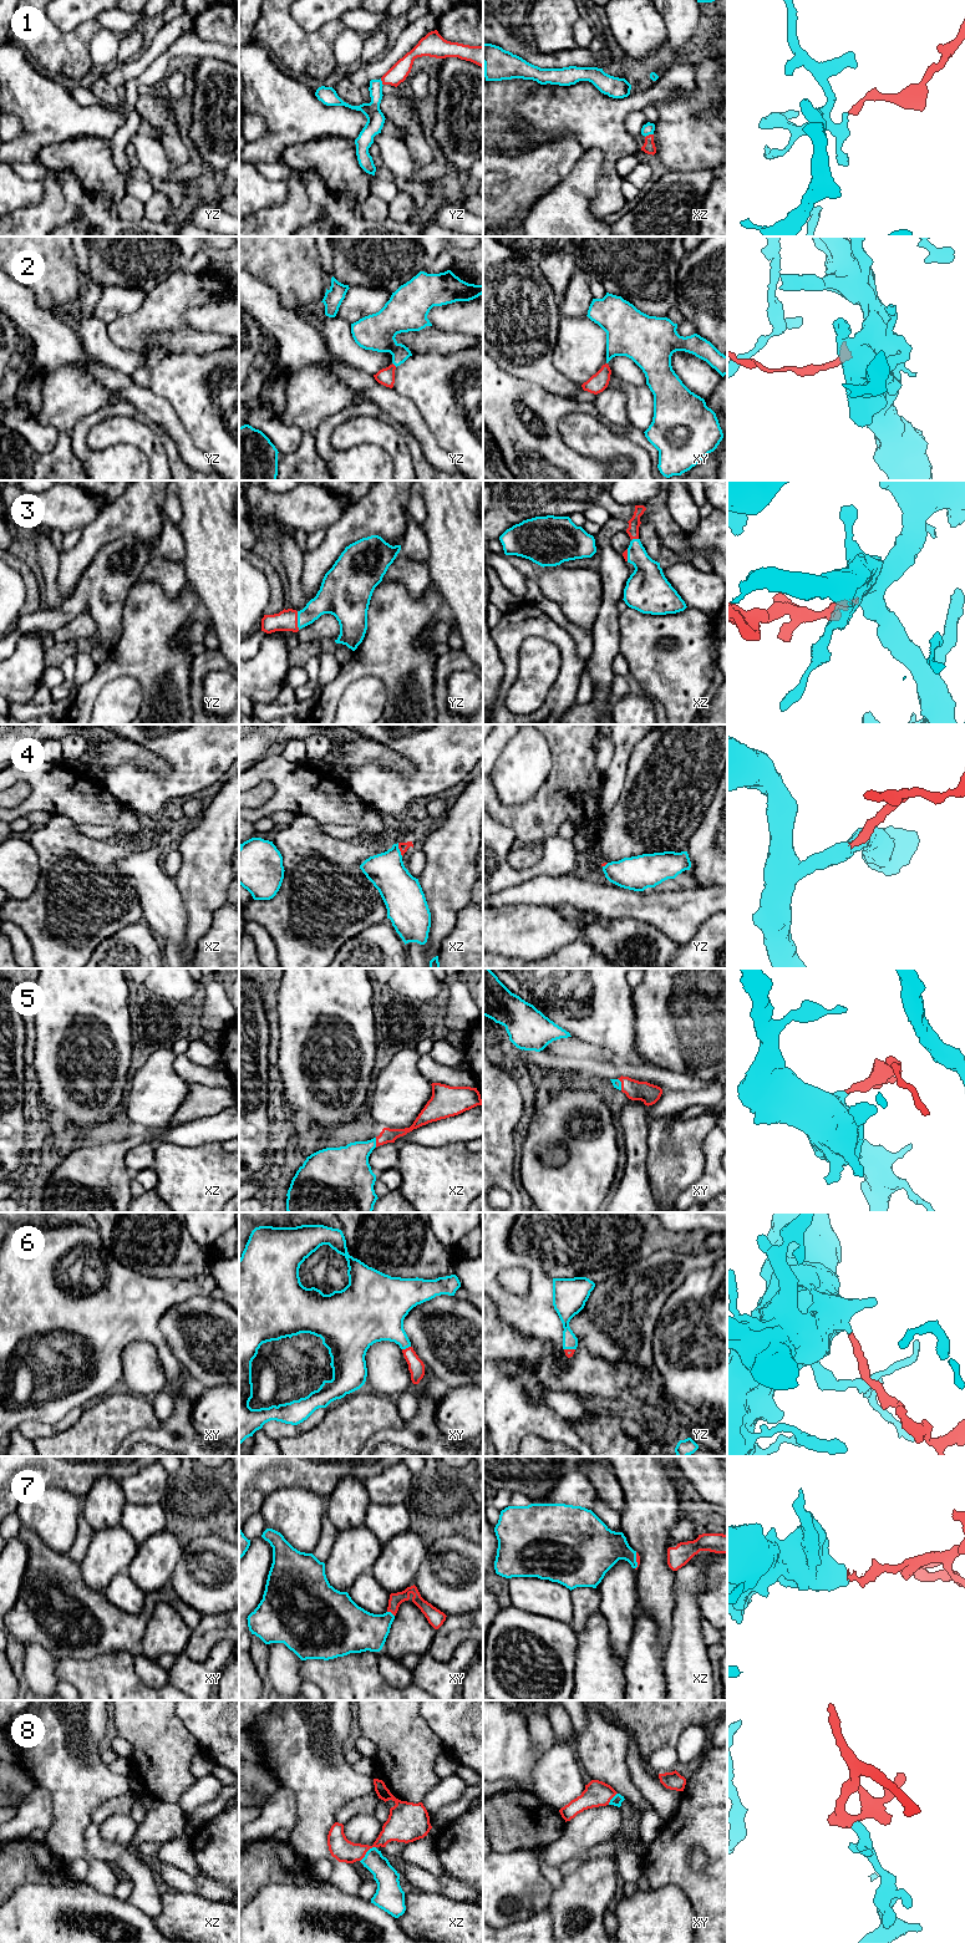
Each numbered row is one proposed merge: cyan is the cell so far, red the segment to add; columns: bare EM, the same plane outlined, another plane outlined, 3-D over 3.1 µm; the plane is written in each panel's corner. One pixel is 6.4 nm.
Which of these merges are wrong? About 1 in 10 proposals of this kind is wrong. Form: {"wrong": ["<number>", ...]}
{"wrong": []}

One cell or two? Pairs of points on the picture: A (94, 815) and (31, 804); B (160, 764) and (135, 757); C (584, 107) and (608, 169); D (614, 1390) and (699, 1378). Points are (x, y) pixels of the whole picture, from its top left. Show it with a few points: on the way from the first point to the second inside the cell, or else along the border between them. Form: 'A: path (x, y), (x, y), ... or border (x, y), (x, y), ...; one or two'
A: path (79, 800), (76, 798), (46, 798); one
B: path (153, 762), (141, 757); one
C: path (598, 122), (609, 135), (609, 154); one
D: border (655, 1367), (661, 1377), (664, 1388), (673, 1395); two

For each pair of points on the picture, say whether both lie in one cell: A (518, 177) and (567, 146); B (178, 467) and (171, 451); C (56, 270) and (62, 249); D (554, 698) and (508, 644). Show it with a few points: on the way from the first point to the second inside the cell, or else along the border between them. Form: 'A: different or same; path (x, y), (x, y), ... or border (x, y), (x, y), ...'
A: same; path (531, 176), (554, 158)
B: same; path (176, 463), (172, 454)
C: same; path (56, 265), (57, 254)
D: same; path (568, 671), (568, 649), (549, 630), (536, 630)

